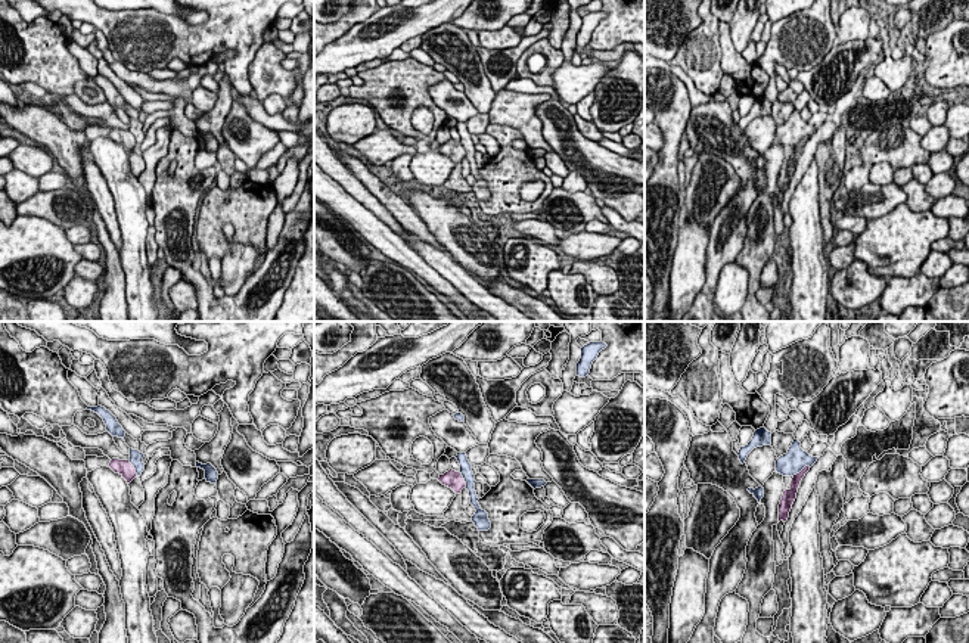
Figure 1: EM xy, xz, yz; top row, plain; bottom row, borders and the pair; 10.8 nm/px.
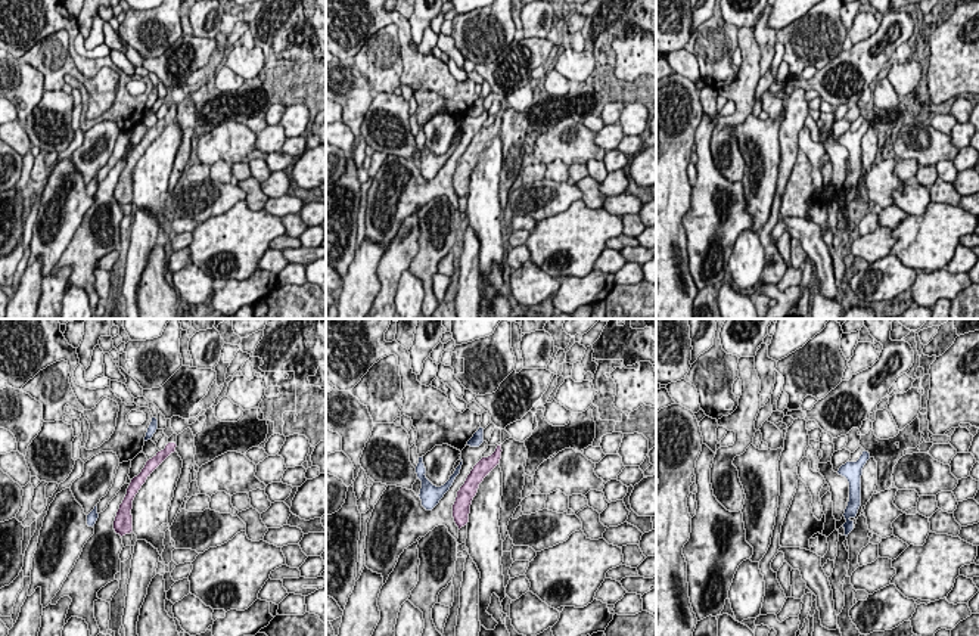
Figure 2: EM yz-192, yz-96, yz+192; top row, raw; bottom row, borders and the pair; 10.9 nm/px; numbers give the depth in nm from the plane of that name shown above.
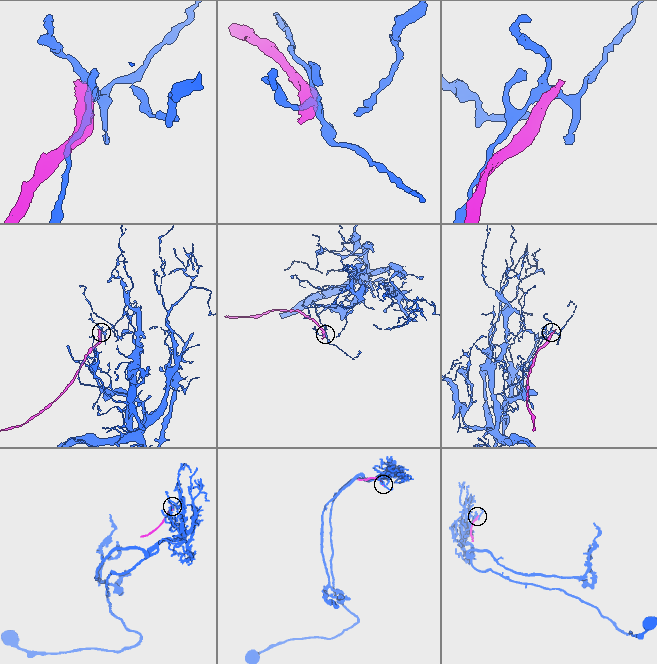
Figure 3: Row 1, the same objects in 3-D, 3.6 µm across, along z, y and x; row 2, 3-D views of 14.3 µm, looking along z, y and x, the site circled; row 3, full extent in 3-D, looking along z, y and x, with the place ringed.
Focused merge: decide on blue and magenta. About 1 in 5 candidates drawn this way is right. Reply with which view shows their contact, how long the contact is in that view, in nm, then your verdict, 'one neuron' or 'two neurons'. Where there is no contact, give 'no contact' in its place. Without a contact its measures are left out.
meets blue in yz; contact 240 nm long; two neurons

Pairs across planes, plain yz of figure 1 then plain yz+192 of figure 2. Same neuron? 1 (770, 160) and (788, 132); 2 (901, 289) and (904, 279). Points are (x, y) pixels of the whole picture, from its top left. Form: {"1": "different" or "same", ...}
{"1": "same", "2": "different"}

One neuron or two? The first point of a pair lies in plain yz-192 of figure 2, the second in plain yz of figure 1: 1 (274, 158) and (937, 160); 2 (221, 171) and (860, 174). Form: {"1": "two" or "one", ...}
{"1": "one", "2": "two"}

